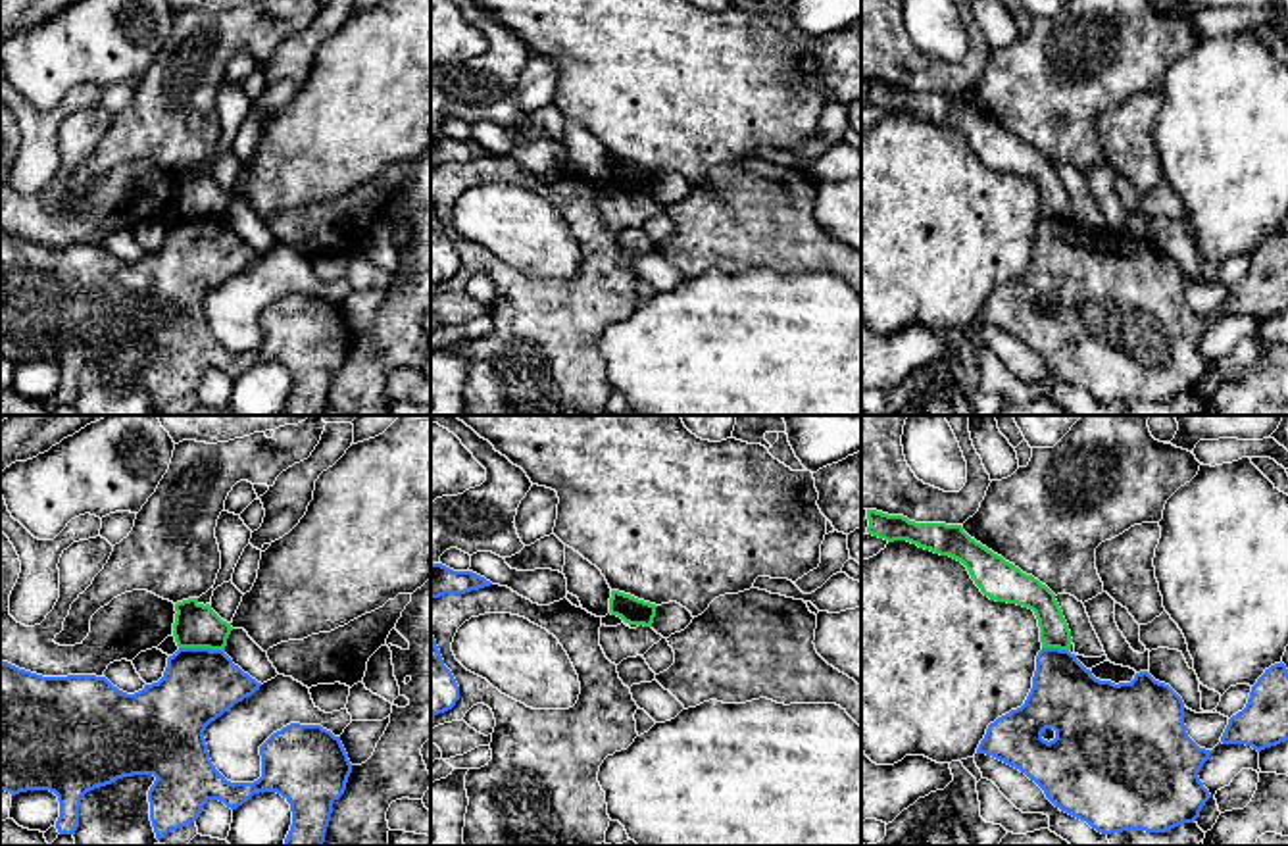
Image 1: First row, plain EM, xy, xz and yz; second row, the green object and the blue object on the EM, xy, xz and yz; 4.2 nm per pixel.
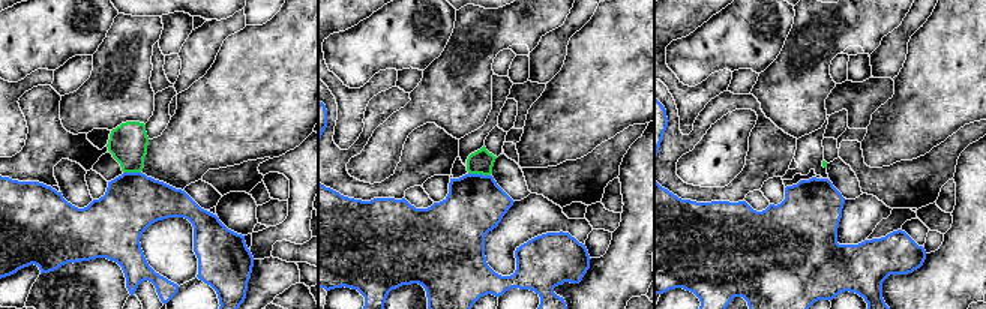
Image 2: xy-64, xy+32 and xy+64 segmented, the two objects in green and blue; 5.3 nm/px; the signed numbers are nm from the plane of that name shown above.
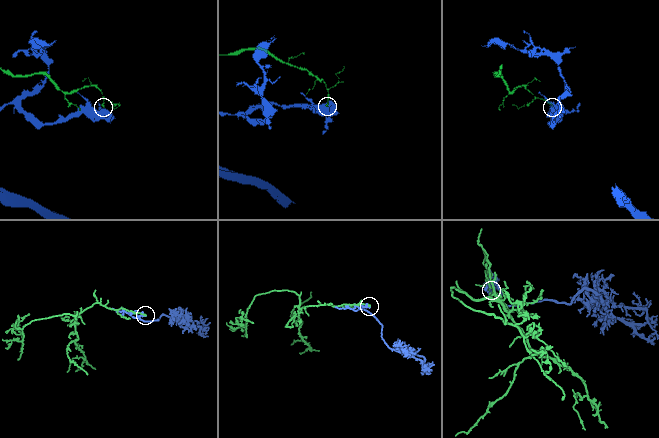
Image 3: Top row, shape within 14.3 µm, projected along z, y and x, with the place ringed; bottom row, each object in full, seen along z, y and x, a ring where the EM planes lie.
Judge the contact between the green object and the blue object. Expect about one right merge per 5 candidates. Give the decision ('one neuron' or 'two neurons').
two neurons

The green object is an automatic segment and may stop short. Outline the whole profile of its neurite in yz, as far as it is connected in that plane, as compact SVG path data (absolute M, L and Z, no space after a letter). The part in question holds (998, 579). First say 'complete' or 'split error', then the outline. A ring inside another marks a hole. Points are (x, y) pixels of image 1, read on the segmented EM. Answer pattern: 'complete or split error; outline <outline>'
complete; outline M867 510L867 519L867 533L873 536L888 542L907 540L961 561L984 596L1034 611L1042 648L1071 650L1071 631L1055 594L1032 575L1023 573L971 538L961 525L915 523L904 515L888 515L877 510Z

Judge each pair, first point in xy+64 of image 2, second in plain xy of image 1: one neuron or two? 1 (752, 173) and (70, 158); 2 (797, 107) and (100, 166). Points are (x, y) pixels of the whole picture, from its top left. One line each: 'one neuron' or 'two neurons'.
1: one neuron
2: one neuron

